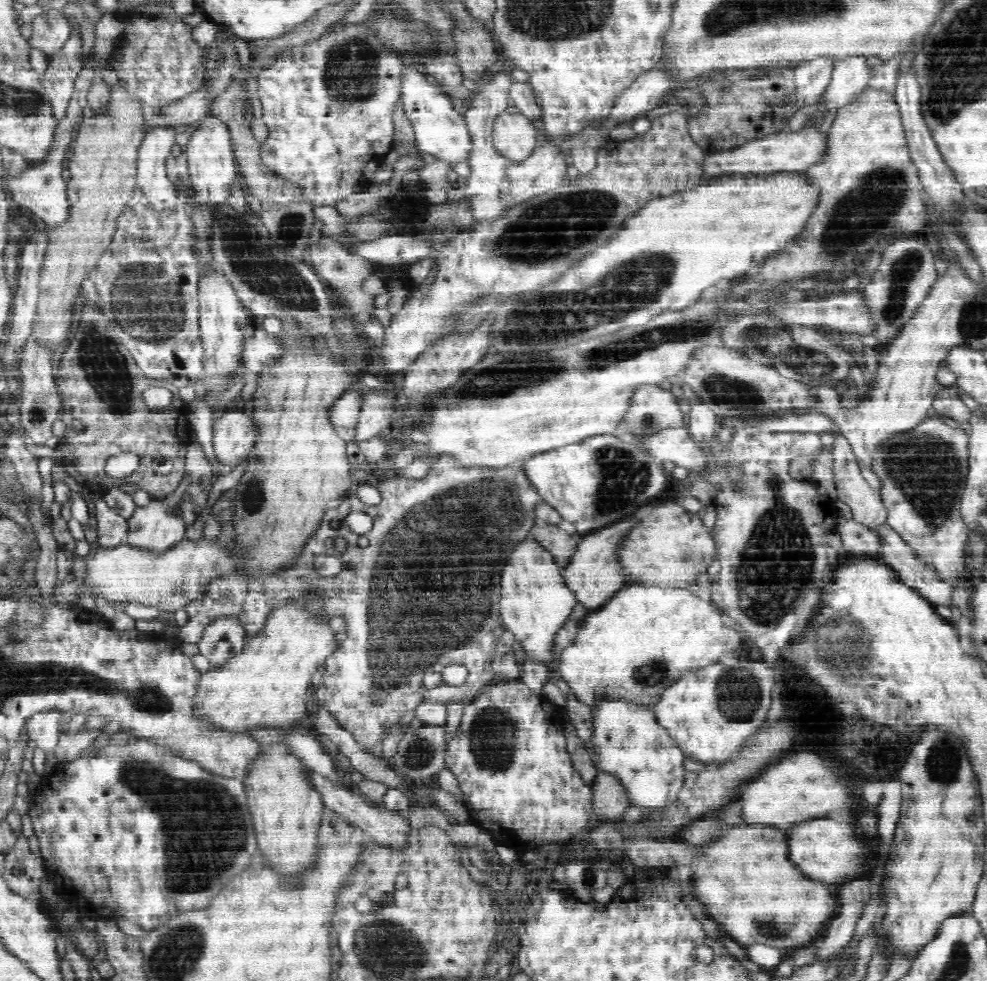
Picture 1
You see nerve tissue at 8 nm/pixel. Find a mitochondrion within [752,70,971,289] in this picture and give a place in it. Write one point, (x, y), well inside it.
(880, 193)

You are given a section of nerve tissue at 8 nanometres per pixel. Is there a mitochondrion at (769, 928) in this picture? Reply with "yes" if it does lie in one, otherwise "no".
yes

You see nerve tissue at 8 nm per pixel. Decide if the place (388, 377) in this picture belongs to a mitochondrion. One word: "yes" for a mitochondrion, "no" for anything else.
no

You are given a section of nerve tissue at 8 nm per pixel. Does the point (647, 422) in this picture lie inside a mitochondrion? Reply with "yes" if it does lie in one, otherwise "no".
yes

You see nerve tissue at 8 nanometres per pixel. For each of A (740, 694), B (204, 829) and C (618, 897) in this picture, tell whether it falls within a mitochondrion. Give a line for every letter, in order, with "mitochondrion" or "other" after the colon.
A: mitochondrion
B: mitochondrion
C: other

